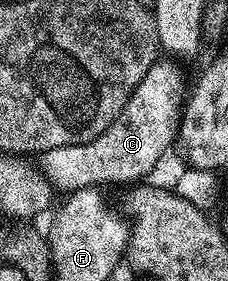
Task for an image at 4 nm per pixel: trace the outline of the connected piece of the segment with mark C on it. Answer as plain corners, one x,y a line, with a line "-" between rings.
158,59
150,67
150,71
146,71
146,75
142,75
142,83
138,83
134,87
132,95
134,99
128,102
116,121
110,123
110,127
106,127
106,131
102,131
102,135
98,135
86,143
54,147
39,154
38,169
53,190
61,189
61,194
67,195
79,189
95,189
105,187
104,185
131,186
133,183
147,178
144,176
163,159
164,152
170,147
173,148
176,133
180,129
180,115
186,100
183,71
172,61

